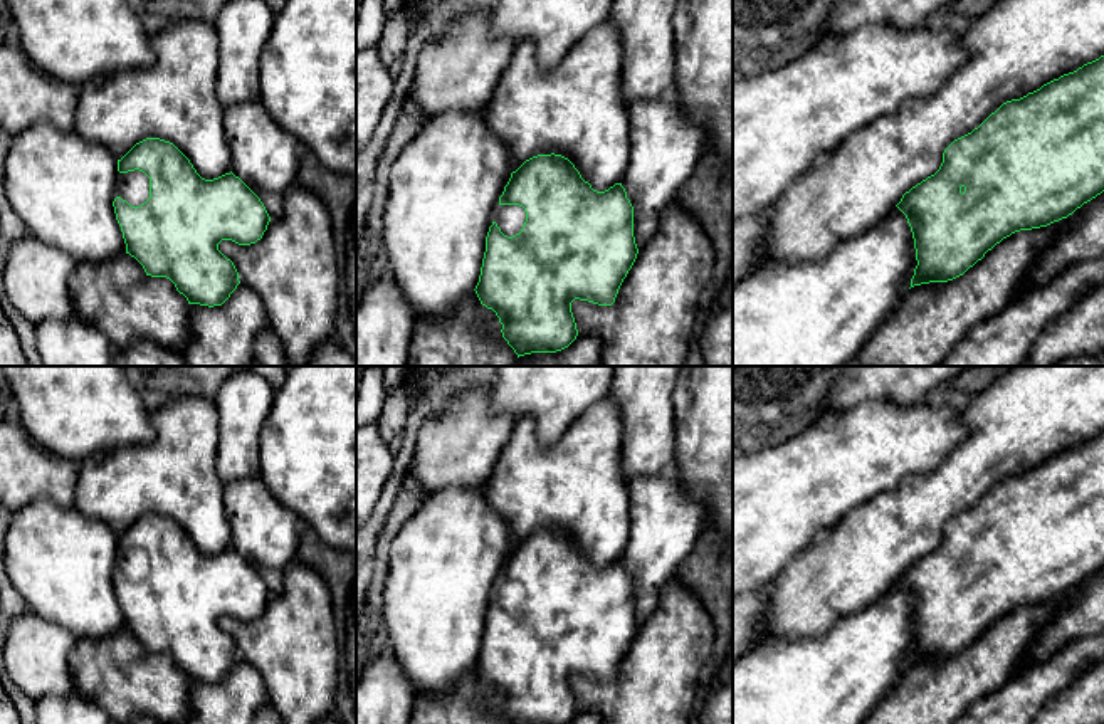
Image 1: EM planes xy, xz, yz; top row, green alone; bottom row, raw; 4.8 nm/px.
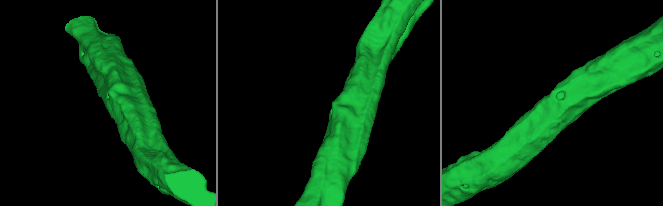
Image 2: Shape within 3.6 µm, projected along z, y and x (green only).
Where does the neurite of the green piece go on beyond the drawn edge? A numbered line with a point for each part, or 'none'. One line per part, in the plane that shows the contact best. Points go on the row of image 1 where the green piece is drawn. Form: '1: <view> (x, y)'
1: xz (509, 219)

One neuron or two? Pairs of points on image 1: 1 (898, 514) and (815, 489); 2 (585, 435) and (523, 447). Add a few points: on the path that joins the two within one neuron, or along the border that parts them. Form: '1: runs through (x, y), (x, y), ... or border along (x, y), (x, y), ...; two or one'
1: border along (899, 484), (854, 508), (834, 528); two
2: runs through (570, 451), (563, 457), (538, 457); one

